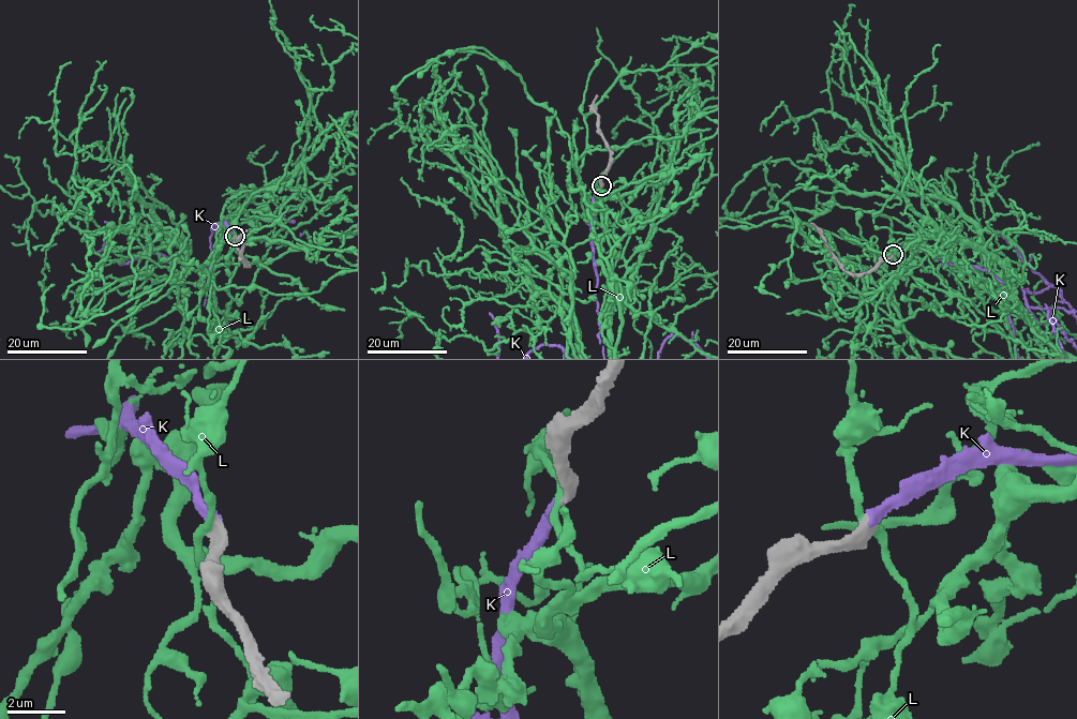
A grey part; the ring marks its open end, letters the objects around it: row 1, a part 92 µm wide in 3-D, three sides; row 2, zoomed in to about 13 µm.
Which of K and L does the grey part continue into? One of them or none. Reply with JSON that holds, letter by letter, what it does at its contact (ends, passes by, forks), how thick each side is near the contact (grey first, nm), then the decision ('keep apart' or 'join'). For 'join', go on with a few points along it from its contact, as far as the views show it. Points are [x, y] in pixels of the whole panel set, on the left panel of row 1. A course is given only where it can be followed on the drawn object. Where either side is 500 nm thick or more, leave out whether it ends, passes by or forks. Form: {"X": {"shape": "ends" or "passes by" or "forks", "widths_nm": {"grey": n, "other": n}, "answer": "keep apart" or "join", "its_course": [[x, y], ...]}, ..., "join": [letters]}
{"K": {"shape": "ends", "widths_nm": {"grey": 480, "other": 320}, "answer": "join"}, "L": {"shape": "passes by", "widths_nm": {"grey": 480, "other": 240}, "answer": "keep apart"}, "join": ["K"]}

